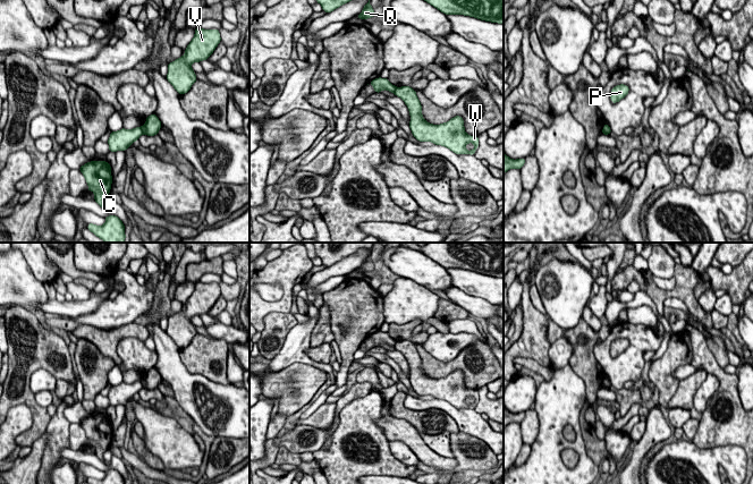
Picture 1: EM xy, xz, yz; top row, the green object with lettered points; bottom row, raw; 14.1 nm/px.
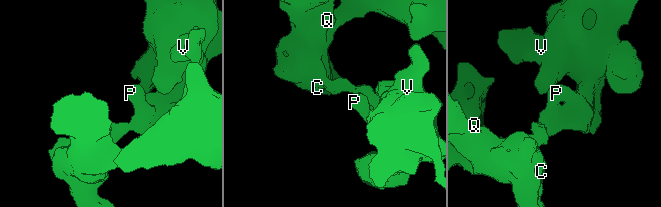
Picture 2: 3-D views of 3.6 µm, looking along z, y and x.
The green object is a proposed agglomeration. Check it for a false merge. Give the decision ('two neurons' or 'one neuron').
two neurons

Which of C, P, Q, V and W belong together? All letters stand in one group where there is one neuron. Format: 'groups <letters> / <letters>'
groups C Q / P V W

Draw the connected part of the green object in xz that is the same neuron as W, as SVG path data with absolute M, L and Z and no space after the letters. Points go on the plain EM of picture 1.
M401 340L395 343L409 364L409 382L418 396L432 396L435 399L448 401L456 408L474 409L479 402L479 391L465 387L464 374L455 370L440 379L428 376L422 370L422 359L414 342Z

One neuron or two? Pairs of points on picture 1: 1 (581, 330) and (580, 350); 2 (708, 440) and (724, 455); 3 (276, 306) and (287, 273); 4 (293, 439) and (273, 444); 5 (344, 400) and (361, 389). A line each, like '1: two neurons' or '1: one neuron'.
1: one neuron
2: two neurons
3: one neuron
4: one neuron
5: one neuron

